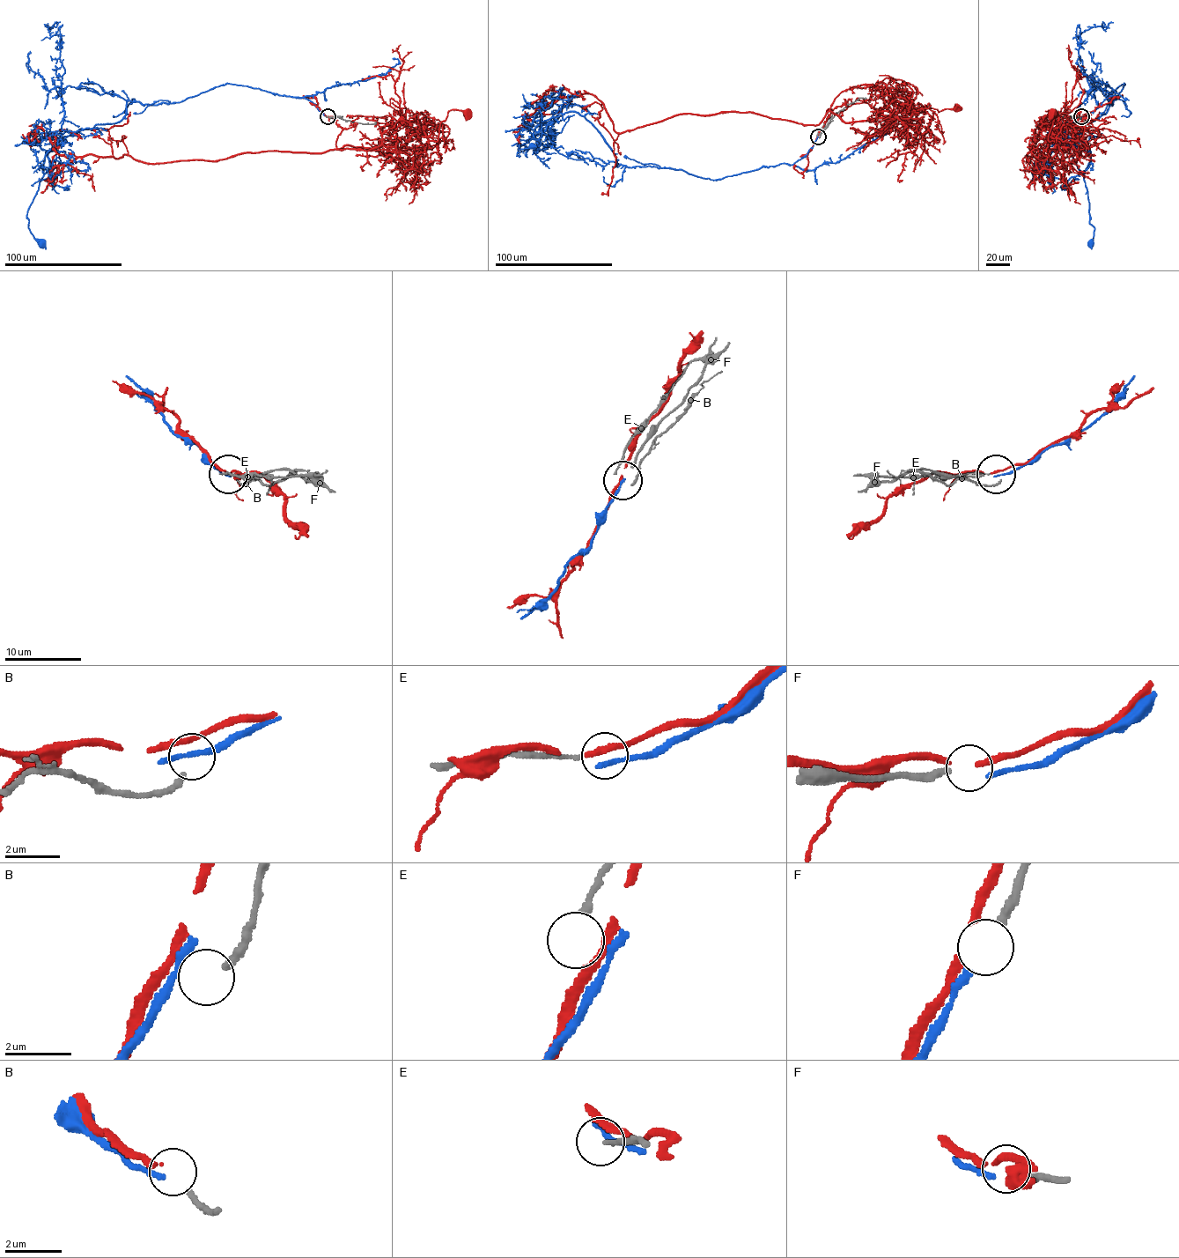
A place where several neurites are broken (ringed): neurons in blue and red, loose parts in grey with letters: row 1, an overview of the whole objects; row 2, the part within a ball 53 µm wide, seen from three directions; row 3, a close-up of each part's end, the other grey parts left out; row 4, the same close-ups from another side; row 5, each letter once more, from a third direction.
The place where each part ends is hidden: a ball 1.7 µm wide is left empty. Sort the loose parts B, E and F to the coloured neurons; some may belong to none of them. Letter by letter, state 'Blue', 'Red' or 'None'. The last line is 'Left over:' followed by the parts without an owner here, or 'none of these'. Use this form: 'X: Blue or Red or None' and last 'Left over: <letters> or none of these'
B: None
E: None
F: Blue
Left over: B, E

